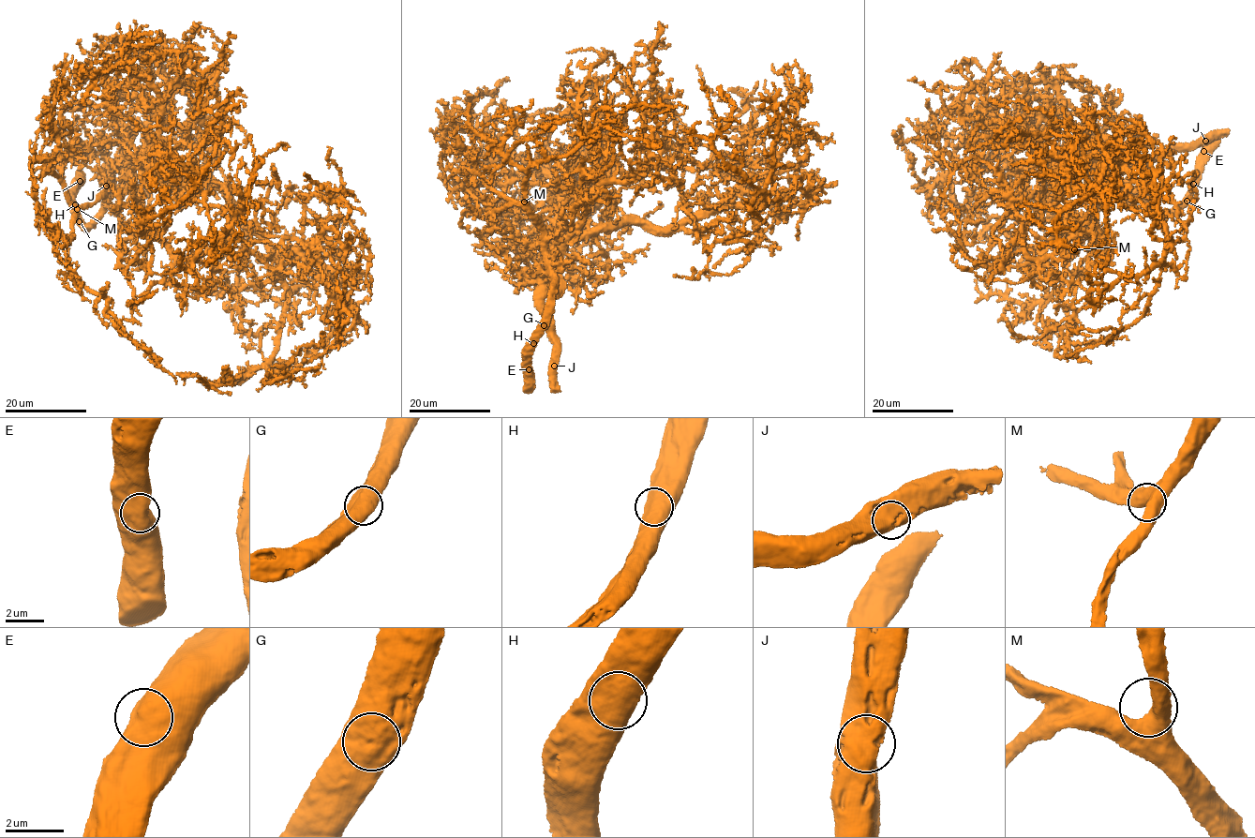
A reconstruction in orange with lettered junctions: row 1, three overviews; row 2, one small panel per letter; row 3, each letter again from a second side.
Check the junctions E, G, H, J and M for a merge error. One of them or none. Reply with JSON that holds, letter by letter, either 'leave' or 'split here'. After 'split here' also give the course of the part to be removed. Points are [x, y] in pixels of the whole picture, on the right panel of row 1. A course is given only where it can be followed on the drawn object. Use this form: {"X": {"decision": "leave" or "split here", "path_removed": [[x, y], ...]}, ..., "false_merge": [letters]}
{"E": {"decision": "leave"}, "G": {"decision": "leave"}, "H": {"decision": "leave"}, "J": {"decision": "leave"}, "M": {"decision": "leave"}, "false_merge": []}

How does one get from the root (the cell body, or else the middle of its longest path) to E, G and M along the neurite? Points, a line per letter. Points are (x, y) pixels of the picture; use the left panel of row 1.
E: (110, 169), (121, 172), (123, 176), (106, 206), (88, 228), (81, 222), (74, 201), (76, 183), (80, 181)
G: (110, 169), (121, 172), (123, 176), (118, 186), (88, 229), (80, 221)
M: (110, 169), (121, 172), (123, 176), (118, 187), (107, 196), (108, 191), (77, 209)

